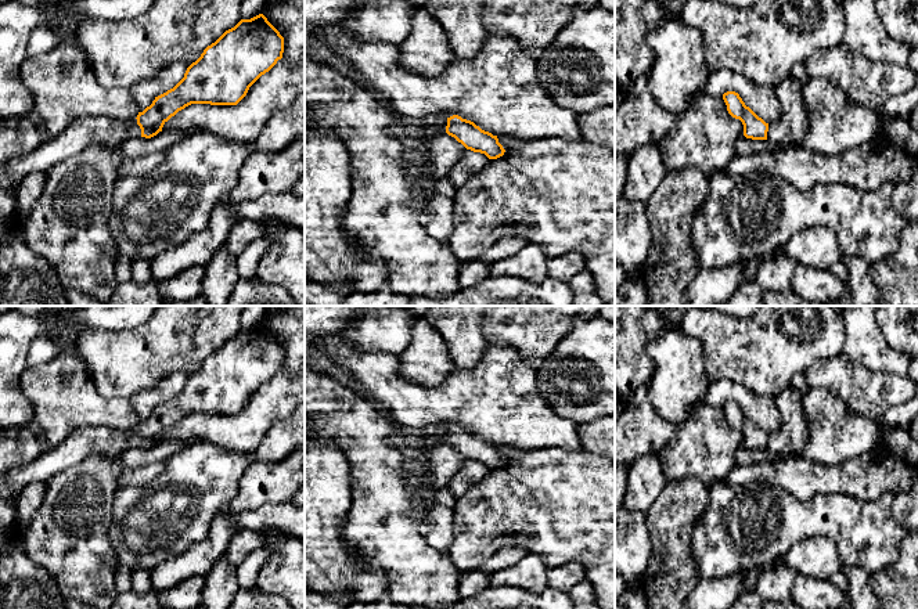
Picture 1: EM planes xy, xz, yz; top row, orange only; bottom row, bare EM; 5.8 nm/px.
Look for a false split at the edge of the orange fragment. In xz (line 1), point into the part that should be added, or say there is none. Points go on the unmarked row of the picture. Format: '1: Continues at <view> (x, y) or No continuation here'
1: Continues at xz (407, 439)

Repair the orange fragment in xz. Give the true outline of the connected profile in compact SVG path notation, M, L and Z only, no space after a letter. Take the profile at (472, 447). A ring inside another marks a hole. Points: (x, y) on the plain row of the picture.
M438 424L424 429L399 425L397 432L393 436L393 444L399 450L407 453L411 458L418 458L425 454L420 447L420 440L428 435L444 437L446 443L454 447L467 460L485 464L489 469L497 469L505 462L498 453L497 446L482 440L474 432L462 429L458 425L447 428L443 424Z

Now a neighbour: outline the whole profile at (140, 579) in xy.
M136 569L132 572L132 590L138 595L144 595L151 591L151 576L148 570Z

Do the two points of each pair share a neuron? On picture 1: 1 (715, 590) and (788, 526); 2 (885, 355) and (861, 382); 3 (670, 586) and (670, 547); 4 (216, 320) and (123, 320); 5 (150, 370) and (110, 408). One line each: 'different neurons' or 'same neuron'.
1: different neurons
2: different neurons
3: same neuron
4: different neurons
5: different neurons

